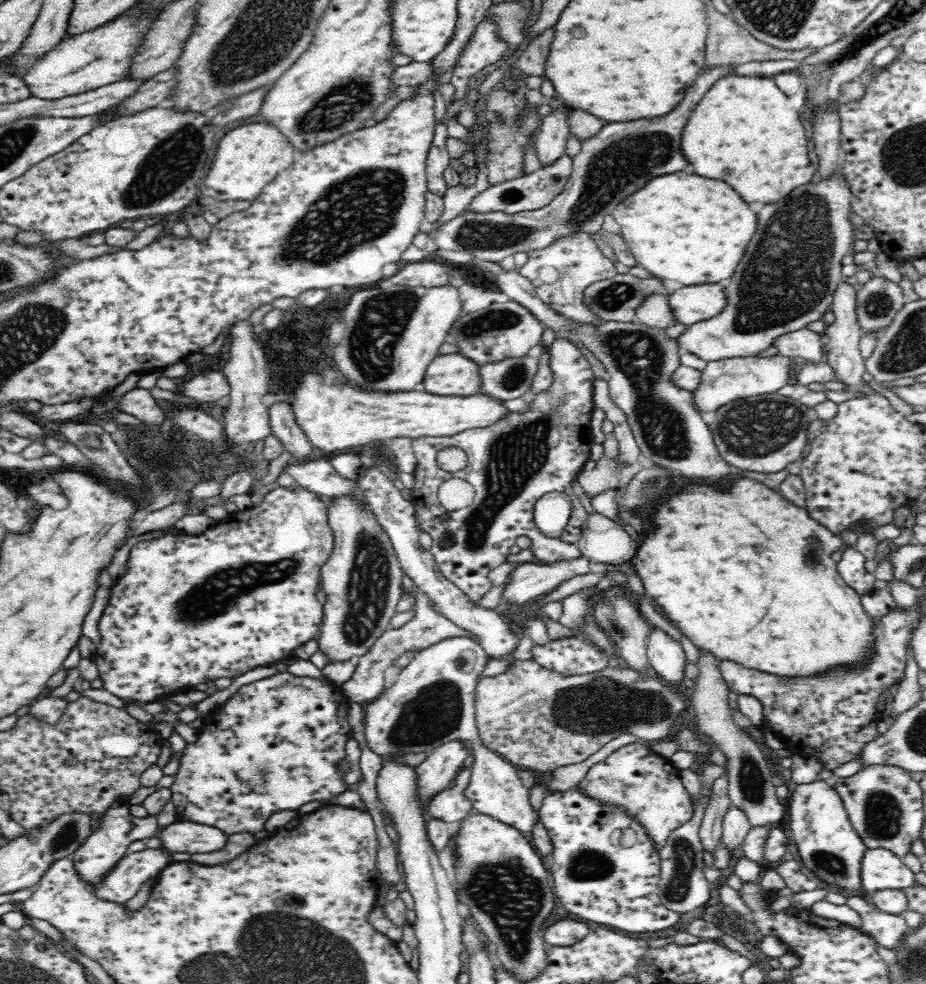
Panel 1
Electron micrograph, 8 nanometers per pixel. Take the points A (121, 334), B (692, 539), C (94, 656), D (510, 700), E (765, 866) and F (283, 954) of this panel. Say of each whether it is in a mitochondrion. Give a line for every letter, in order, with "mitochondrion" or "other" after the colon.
A: other
B: other
C: other
D: other
E: other
F: mitochondrion

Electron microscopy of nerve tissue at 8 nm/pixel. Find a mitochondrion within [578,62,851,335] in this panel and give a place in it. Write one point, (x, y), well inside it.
(613, 296)

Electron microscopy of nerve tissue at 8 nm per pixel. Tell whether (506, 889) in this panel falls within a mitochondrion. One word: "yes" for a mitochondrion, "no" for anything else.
yes

